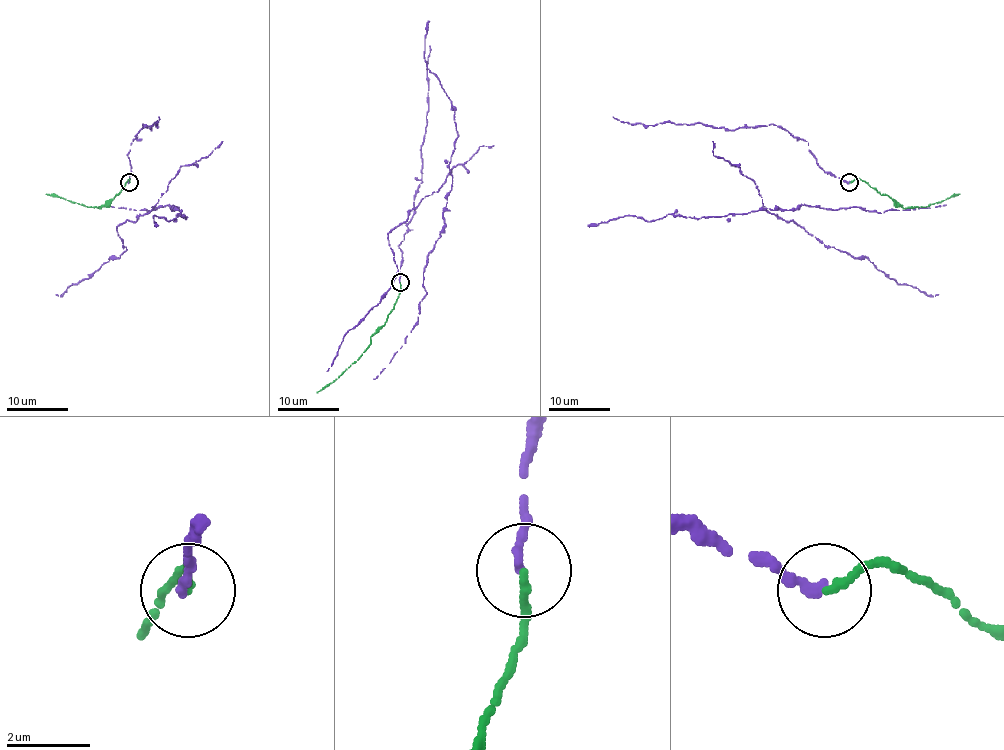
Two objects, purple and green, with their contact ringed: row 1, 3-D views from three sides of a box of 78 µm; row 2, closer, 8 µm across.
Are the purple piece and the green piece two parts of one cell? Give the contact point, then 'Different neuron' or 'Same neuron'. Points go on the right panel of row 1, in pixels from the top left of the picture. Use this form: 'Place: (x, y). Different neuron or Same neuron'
Place: (849, 182). Same neuron

